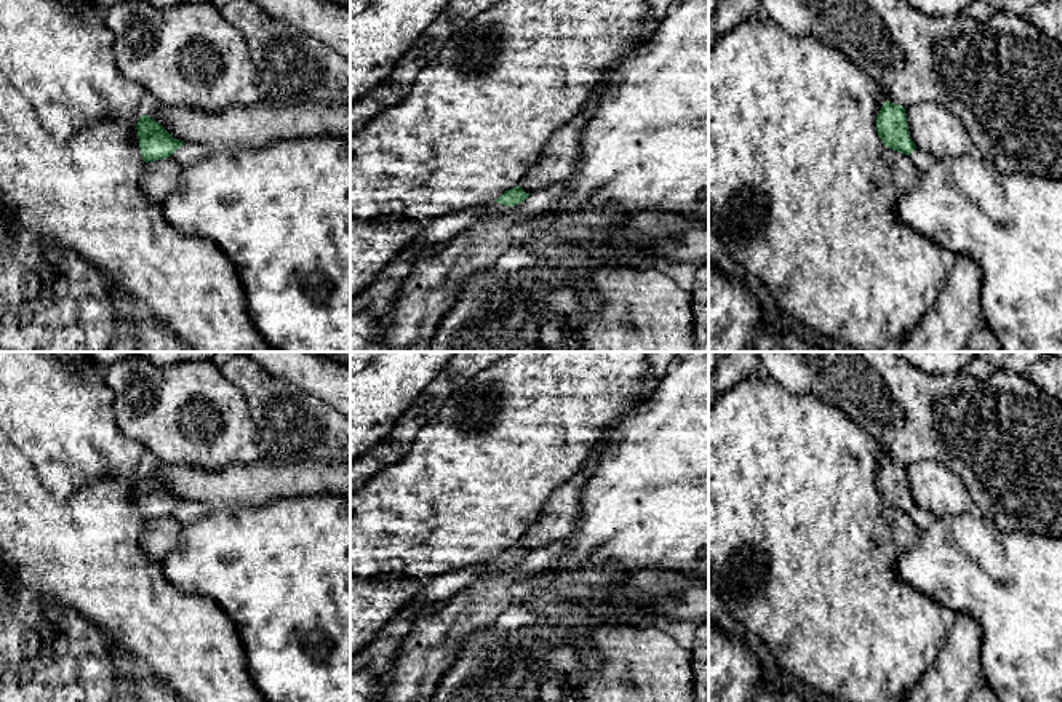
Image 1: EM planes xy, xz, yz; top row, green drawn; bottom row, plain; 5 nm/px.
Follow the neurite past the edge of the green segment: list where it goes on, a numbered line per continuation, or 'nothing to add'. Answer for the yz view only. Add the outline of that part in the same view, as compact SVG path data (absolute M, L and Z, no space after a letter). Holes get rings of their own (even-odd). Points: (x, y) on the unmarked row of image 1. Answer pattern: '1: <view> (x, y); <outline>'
nothing to add

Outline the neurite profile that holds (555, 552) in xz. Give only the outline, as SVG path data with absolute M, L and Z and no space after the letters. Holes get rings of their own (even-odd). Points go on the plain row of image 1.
M558 539L542 548L531 552L525 560L517 563L517 571L512 574L515 584L525 582L552 563L566 561L568 540Z

